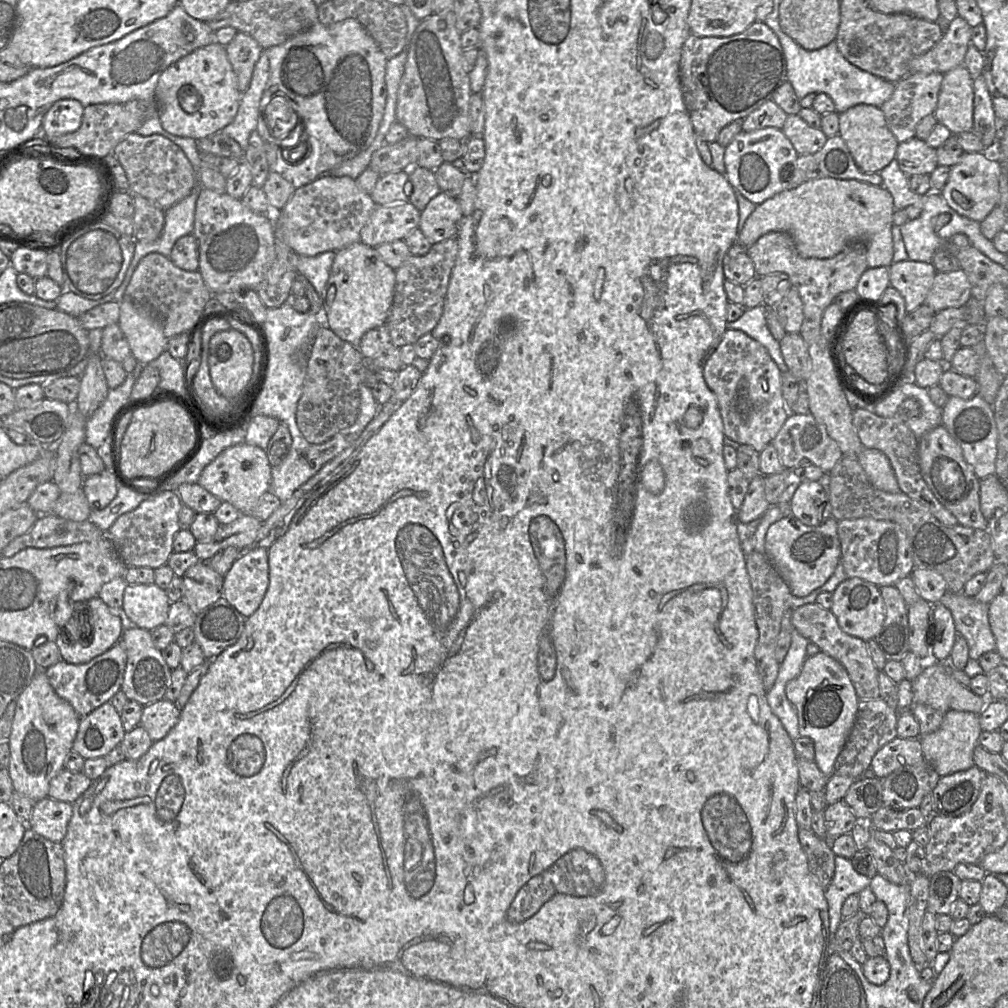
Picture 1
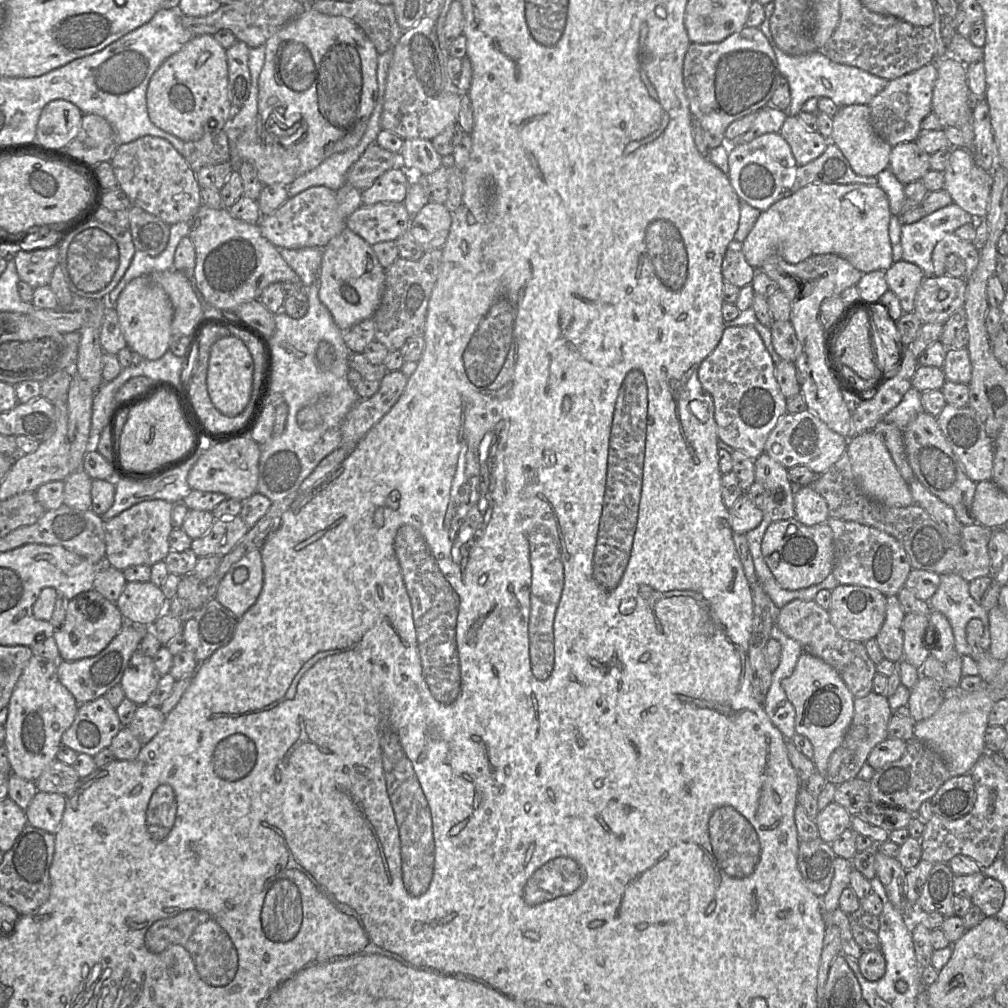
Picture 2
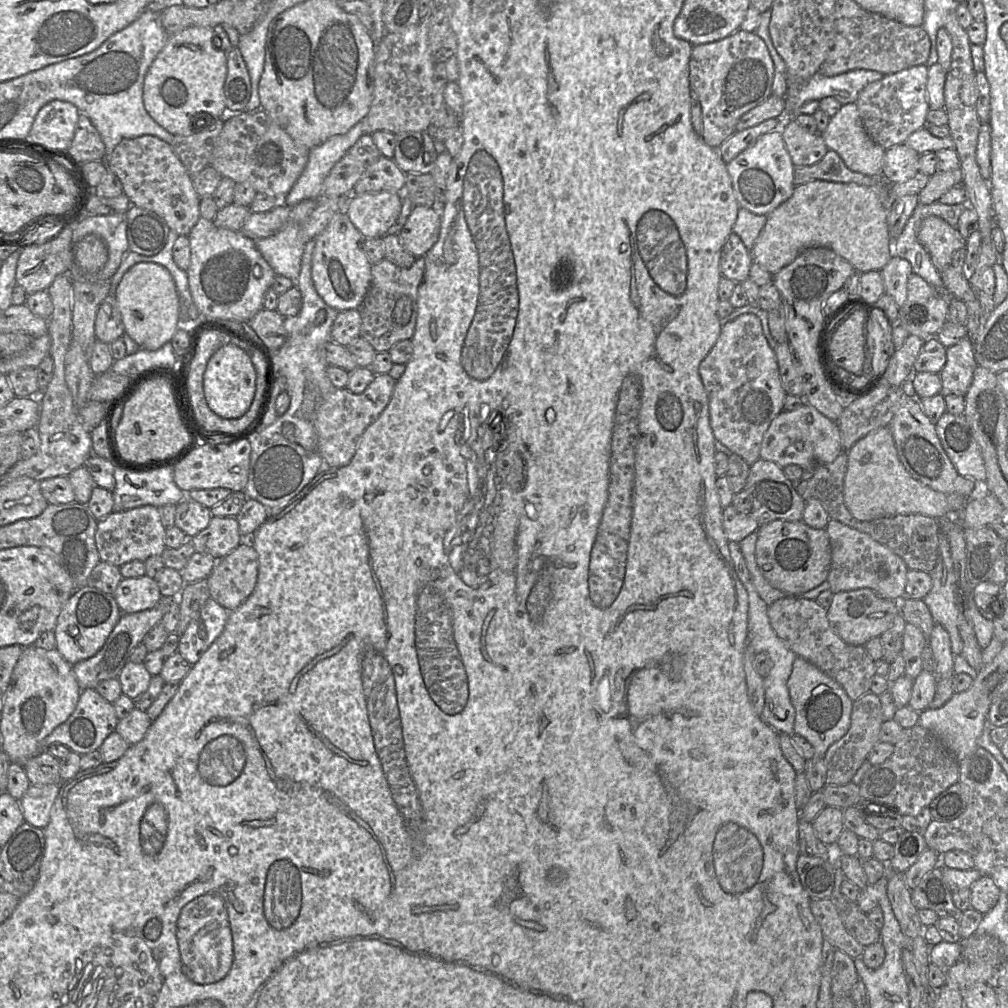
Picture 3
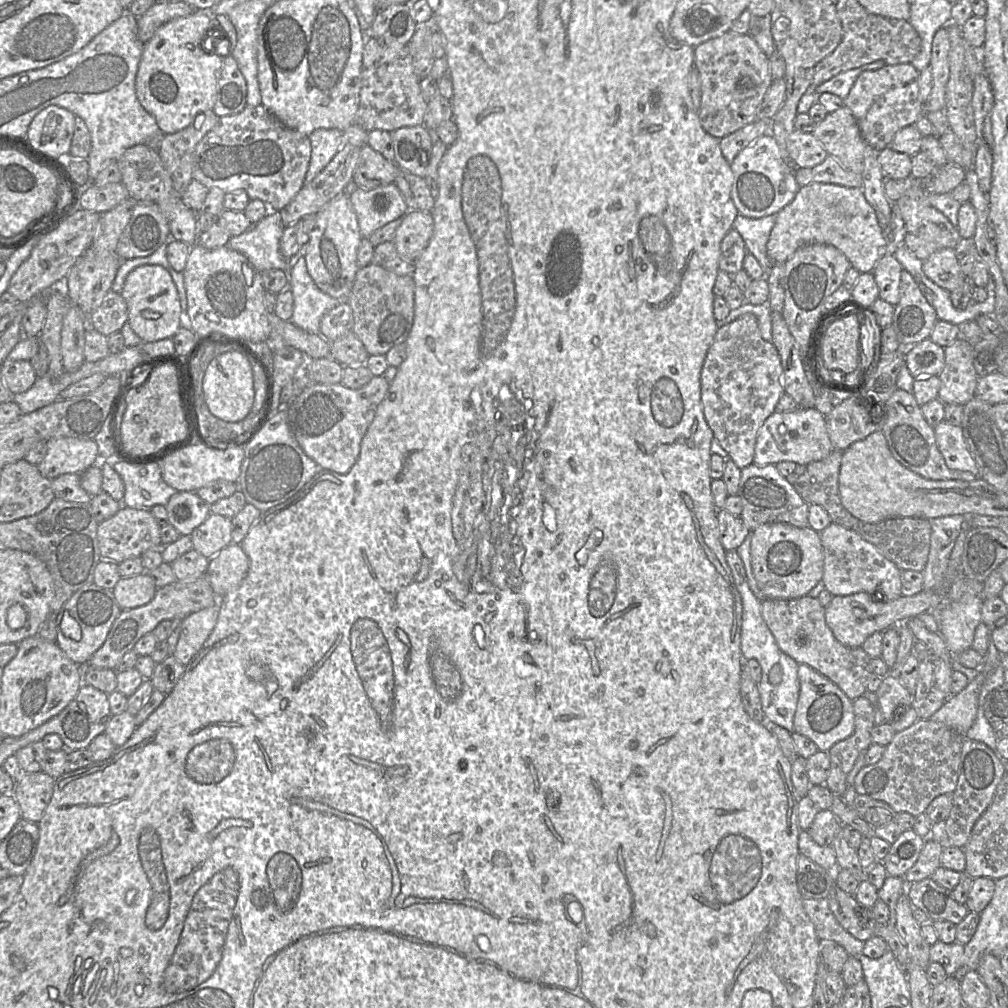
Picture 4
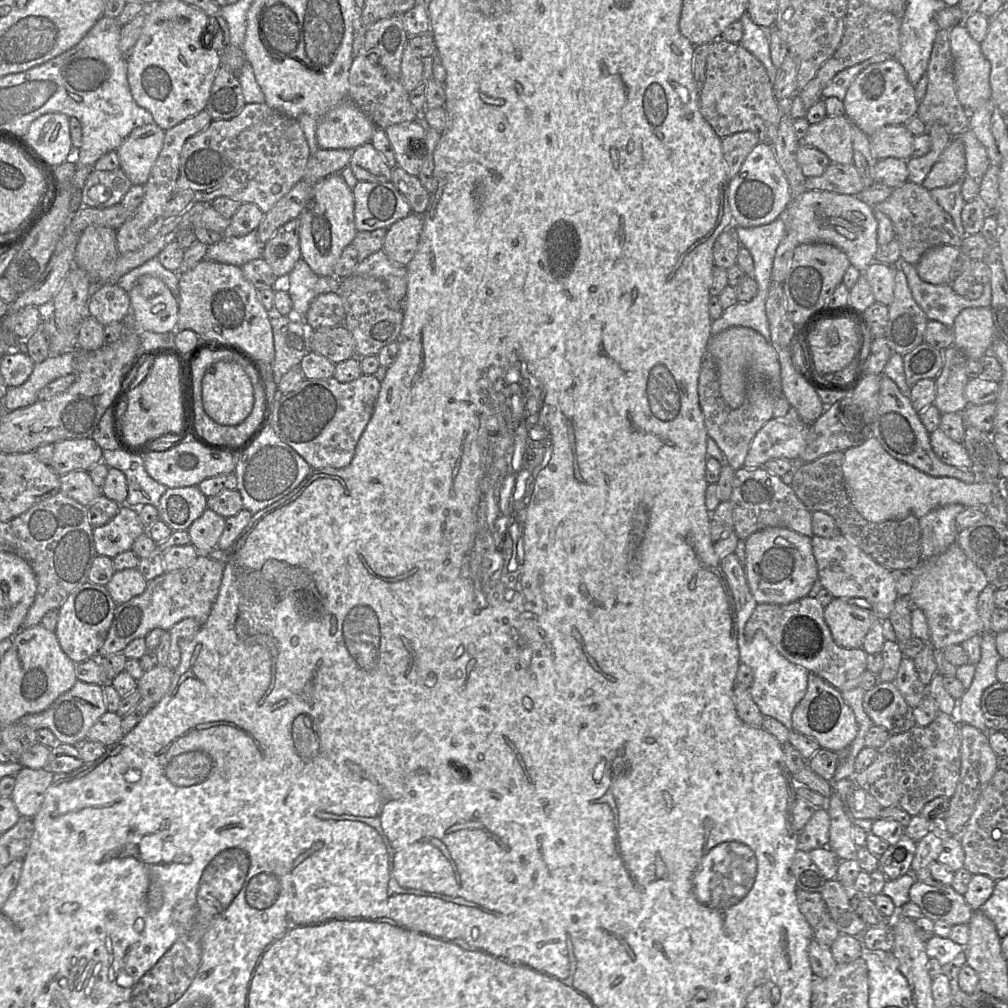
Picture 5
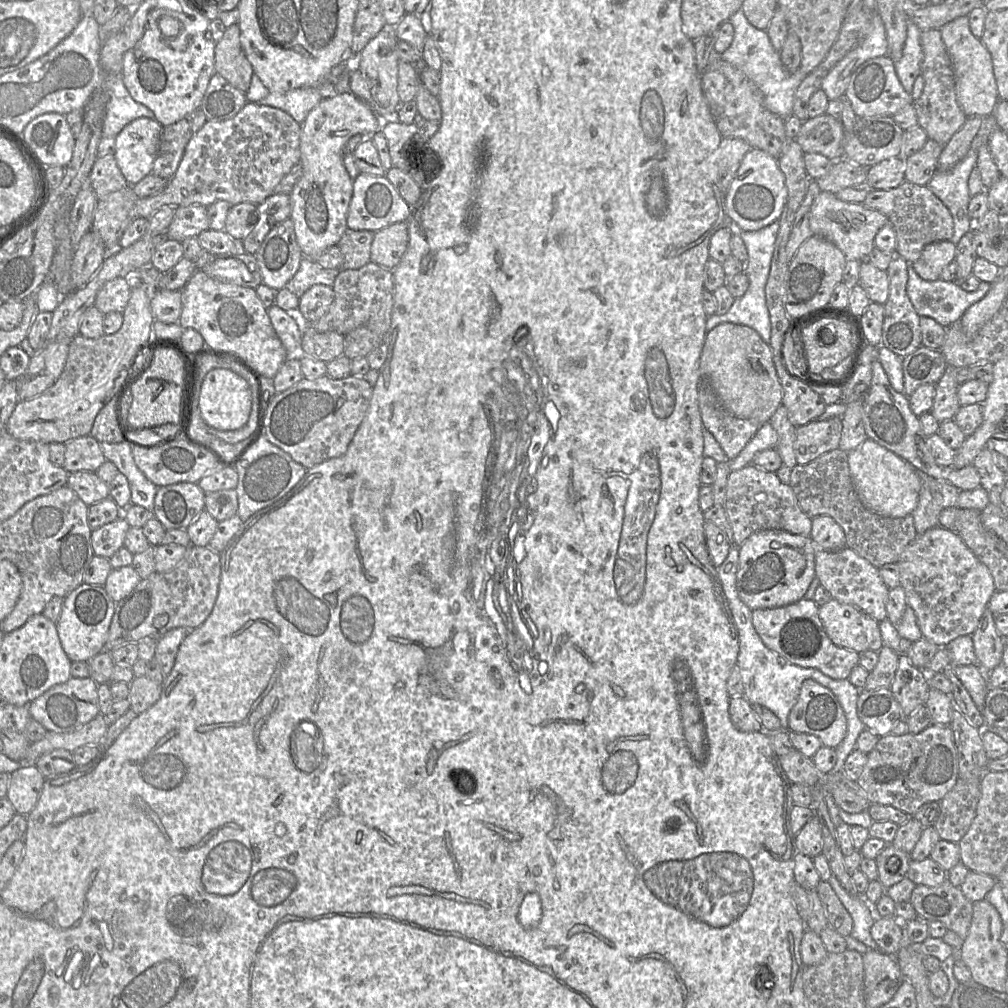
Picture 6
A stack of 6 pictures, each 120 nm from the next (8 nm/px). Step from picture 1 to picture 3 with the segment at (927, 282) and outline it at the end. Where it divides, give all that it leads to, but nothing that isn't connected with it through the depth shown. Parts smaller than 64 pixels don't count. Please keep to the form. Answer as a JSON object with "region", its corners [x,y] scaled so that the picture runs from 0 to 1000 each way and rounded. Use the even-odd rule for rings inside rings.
{"region":[[[885,254],[873,270],[878,291],[888,298],[891,306],[894,306],[900,297],[901,277],[906,271],[904,262],[897,256]]]}

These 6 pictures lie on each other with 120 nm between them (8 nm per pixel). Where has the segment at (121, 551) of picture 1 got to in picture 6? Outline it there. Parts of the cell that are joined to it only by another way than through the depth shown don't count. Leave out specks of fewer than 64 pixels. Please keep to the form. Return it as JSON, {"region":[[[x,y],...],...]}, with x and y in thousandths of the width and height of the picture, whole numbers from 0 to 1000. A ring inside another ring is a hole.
{"region":[[[120,512],[112,518],[91,526],[90,538],[93,550],[104,554],[112,552],[115,547],[123,542],[128,524],[129,521]]]}

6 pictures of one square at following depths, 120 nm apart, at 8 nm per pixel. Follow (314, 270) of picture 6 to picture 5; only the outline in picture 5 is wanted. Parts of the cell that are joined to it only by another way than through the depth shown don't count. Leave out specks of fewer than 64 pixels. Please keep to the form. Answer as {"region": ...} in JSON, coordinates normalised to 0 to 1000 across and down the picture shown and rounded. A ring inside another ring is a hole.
{"region":[[[298,256],[283,277],[283,287],[287,291],[290,306],[300,314],[299,321],[304,321],[304,311],[309,300],[317,292],[335,291],[340,276],[314,273],[308,264]]]}

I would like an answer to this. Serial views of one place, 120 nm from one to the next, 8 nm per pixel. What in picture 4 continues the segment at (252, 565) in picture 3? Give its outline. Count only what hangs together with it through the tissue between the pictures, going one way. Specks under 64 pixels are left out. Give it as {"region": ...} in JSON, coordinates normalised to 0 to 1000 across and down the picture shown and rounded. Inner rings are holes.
{"region":[[[227,540],[207,556],[204,571],[216,593],[233,585],[244,572],[247,555],[238,540]]]}

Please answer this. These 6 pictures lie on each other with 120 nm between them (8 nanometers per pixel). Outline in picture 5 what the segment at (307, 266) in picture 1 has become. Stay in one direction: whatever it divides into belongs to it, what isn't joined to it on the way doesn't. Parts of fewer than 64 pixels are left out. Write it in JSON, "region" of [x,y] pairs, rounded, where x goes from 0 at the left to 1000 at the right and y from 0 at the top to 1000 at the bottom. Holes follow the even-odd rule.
{"region":[[[255,228],[242,234],[222,232],[217,240],[206,244],[202,257],[240,265],[249,258],[260,256],[262,243]]]}

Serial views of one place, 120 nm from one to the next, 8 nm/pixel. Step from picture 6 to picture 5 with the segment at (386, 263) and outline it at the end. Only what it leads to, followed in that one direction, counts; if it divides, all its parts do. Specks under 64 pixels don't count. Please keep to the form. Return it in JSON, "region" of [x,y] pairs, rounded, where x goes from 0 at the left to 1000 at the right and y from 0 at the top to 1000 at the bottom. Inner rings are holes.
{"region":[[[407,211],[384,227],[379,248],[390,261],[404,264],[414,249],[419,227],[419,213]]]}

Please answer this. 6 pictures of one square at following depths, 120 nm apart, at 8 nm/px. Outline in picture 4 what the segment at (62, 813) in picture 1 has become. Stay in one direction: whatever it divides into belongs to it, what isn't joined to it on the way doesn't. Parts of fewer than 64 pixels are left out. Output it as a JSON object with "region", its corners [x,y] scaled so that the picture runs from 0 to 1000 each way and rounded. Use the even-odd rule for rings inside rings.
{"region":[[[43,765],[22,767],[20,774],[16,775],[13,789],[23,813],[35,816],[41,813],[52,792],[54,776],[55,772]]]}

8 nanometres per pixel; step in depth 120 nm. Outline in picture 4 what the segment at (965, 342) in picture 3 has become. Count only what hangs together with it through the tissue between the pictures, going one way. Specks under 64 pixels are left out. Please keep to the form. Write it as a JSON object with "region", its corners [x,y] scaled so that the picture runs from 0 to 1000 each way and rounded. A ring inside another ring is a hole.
{"region":[[[955,334],[937,345],[937,365],[931,372],[931,396],[956,403],[967,394],[971,373],[964,360],[964,342]]]}

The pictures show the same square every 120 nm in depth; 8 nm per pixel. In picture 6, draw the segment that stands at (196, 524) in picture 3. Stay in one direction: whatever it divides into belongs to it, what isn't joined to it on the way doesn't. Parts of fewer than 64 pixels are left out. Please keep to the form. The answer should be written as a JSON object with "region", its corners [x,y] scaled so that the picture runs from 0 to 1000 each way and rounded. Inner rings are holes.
{"region":[[[178,478],[157,484],[153,513],[167,525],[186,525],[203,505],[203,488],[195,479]]]}

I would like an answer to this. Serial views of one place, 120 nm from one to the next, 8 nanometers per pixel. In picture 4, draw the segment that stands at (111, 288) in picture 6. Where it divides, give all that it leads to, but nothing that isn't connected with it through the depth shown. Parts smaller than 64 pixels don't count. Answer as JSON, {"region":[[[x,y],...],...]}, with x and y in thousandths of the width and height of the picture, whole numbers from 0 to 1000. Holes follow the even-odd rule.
{"region":[[[109,288],[88,313],[88,322],[98,330],[108,333],[119,328],[126,315],[124,298],[119,291]]]}

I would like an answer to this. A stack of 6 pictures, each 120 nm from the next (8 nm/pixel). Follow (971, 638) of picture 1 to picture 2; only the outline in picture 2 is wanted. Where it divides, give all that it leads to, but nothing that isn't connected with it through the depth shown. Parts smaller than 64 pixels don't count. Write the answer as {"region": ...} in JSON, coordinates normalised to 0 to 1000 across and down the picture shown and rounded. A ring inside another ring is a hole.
{"region":[[[935,569],[928,589],[921,595],[925,606],[935,608],[941,616],[946,644],[953,651],[962,650],[958,621],[963,614],[971,614],[976,622],[971,641],[980,646],[983,639],[980,607],[962,590],[961,577],[948,569]]]}

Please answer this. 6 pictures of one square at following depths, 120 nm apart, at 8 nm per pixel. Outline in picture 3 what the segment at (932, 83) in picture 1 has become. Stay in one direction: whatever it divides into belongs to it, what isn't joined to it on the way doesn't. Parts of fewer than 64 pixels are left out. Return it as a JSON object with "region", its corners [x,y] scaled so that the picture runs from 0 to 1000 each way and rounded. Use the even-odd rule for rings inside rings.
{"region":[[[919,63],[877,74],[874,79],[859,84],[851,93],[849,104],[861,134],[878,149],[898,142],[899,138],[917,126],[923,106],[920,101],[921,68]]]}

